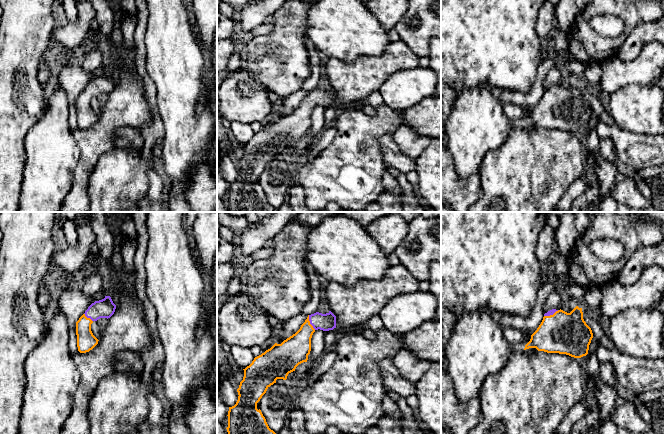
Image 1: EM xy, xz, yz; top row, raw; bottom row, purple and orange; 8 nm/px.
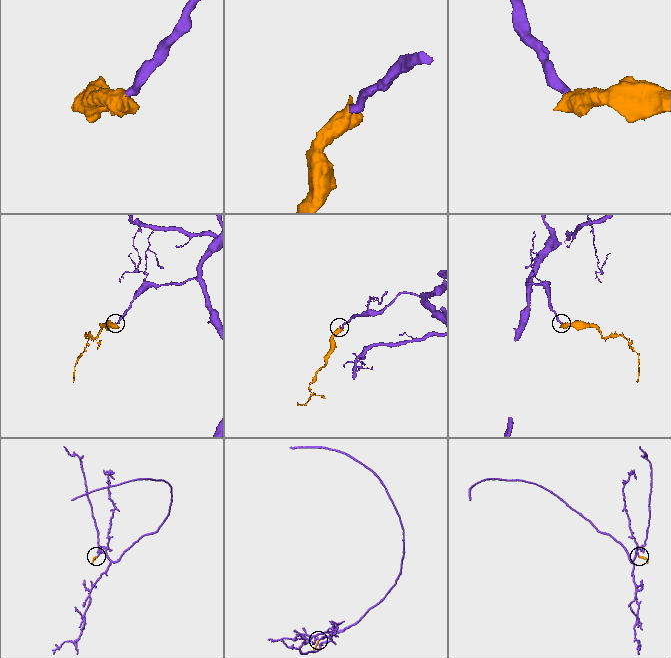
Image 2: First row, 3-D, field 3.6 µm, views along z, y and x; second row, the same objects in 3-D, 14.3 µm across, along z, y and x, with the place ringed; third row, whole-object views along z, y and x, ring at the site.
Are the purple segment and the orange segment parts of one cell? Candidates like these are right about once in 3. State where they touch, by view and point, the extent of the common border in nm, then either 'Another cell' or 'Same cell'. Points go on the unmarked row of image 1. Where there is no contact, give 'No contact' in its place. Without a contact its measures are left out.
Touches purple at xz (310, 98). Shared border 130 nm. Same cell

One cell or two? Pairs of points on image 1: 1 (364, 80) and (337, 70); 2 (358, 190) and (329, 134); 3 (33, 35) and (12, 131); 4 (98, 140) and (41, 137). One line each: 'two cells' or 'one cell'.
1: one cell
2: two cells
3: one cell
4: two cells

